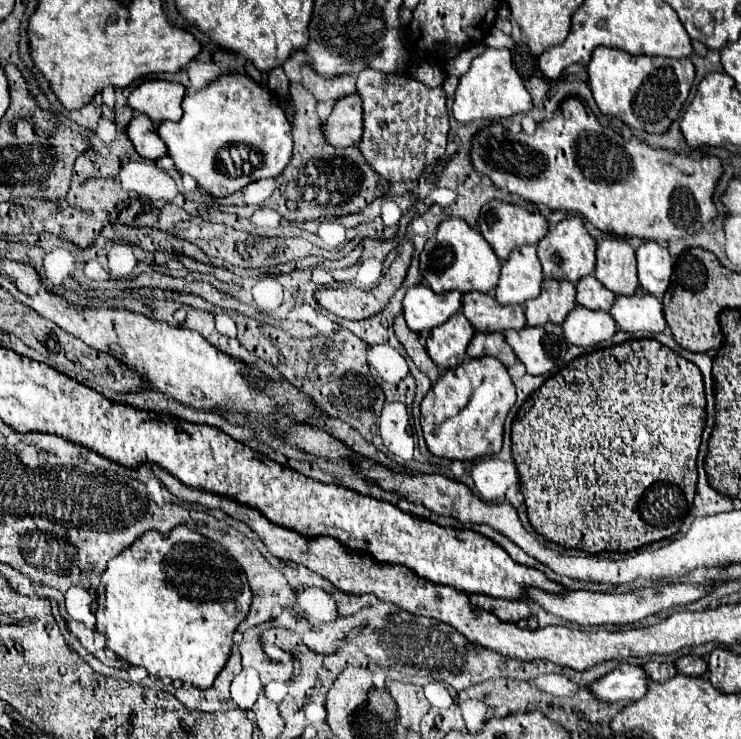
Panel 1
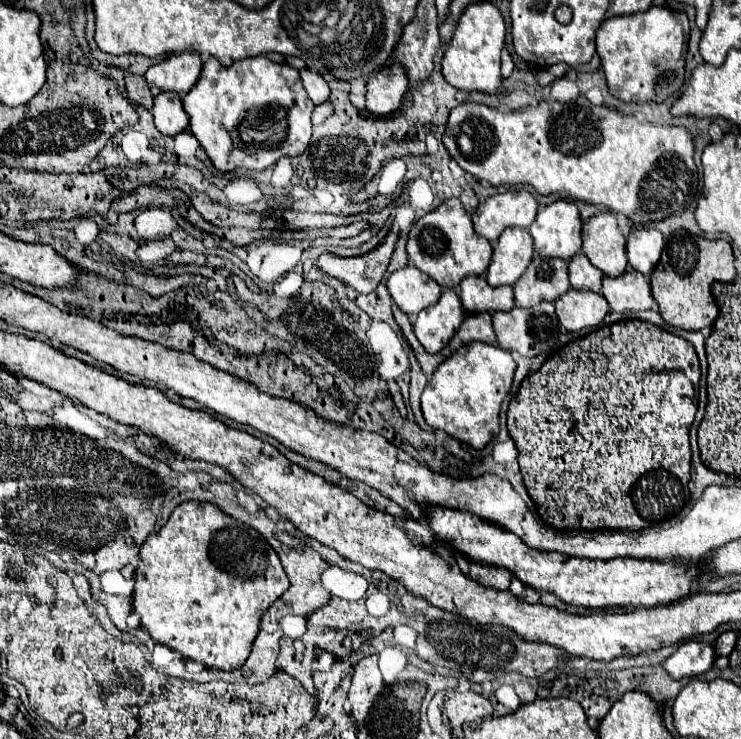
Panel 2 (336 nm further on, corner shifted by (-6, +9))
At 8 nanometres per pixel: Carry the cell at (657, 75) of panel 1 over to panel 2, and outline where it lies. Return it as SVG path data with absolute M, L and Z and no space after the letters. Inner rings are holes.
M651 6L647 12L607 18L597 30L597 54L607 76L609 94L631 102L663 102L679 94L685 84L685 56L689 44L687 16L669 6Z

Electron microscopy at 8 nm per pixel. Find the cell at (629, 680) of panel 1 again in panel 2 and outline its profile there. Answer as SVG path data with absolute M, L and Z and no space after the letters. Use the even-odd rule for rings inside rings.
M687 640L679 646L679 650L675 654L671 654L665 662L663 668L667 670L667 674L673 680L681 680L681 678L693 678L697 674L707 672L713 662L715 662L715 650L713 646L705 644L705 642L695 642L695 640Z

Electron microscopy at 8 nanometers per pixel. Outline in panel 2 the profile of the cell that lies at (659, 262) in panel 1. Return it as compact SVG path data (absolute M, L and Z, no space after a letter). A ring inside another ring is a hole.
M633 228L627 238L627 258L631 268L639 270L649 278L651 270L655 270L661 252L663 252L663 236L655 228Z

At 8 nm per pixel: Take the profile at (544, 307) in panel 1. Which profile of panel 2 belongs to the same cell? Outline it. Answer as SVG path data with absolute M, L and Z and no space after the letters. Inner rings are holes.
M533 256L533 262L515 284L515 306L531 308L539 302L555 302L571 288L567 262L559 258Z

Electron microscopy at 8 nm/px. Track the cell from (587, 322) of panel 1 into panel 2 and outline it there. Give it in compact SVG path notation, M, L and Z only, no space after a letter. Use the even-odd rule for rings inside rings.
M571 288L563 296L555 300L559 322L569 332L579 332L583 328L591 328L603 322L609 312L607 300L597 292L575 290Z

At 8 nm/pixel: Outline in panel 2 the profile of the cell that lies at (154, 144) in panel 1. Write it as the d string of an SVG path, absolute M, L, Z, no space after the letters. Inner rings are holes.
M161 92L155 98L153 118L155 118L157 130L165 136L175 136L175 134L183 132L189 124L187 114L181 104L181 98L173 92Z

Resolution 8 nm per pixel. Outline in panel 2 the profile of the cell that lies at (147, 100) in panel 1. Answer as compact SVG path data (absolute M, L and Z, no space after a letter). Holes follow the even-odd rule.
M173 54L167 60L151 66L145 78L151 88L155 86L161 92L175 92L183 98L199 80L201 64L199 54Z

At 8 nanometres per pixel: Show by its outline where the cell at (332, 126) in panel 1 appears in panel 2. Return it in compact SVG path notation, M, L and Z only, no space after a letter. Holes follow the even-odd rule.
M397 64L377 70L367 82L367 110L377 116L387 116L399 108L409 90L405 70Z

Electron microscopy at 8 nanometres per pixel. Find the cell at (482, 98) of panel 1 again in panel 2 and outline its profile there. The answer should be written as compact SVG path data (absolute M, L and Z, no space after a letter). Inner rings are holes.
M489 2L471 4L463 12L455 28L455 34L449 42L449 48L445 50L445 56L441 62L441 72L445 80L459 90L497 94L499 86L503 84L503 76L501 76L503 44L505 44L505 22L501 12Z

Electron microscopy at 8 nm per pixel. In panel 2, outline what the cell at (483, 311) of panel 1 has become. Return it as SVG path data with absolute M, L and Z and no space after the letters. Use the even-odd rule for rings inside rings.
M483 276L463 278L459 298L461 298L461 304L463 304L465 312L471 312L471 314L507 312L515 306L511 286L493 288L493 286L487 284L487 280Z

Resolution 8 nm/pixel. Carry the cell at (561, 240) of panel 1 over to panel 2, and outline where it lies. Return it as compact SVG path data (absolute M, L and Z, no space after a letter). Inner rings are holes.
M557 200L539 210L529 234L539 254L569 262L569 258L581 252L581 228L583 220L577 206L567 200Z

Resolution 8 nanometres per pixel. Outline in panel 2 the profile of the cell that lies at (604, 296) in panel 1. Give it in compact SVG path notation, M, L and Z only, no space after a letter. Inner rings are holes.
M583 252L575 254L575 258L571 258L569 282L573 288L601 292L601 280L603 280L603 272L599 268L591 266L591 262L587 262L587 256Z

